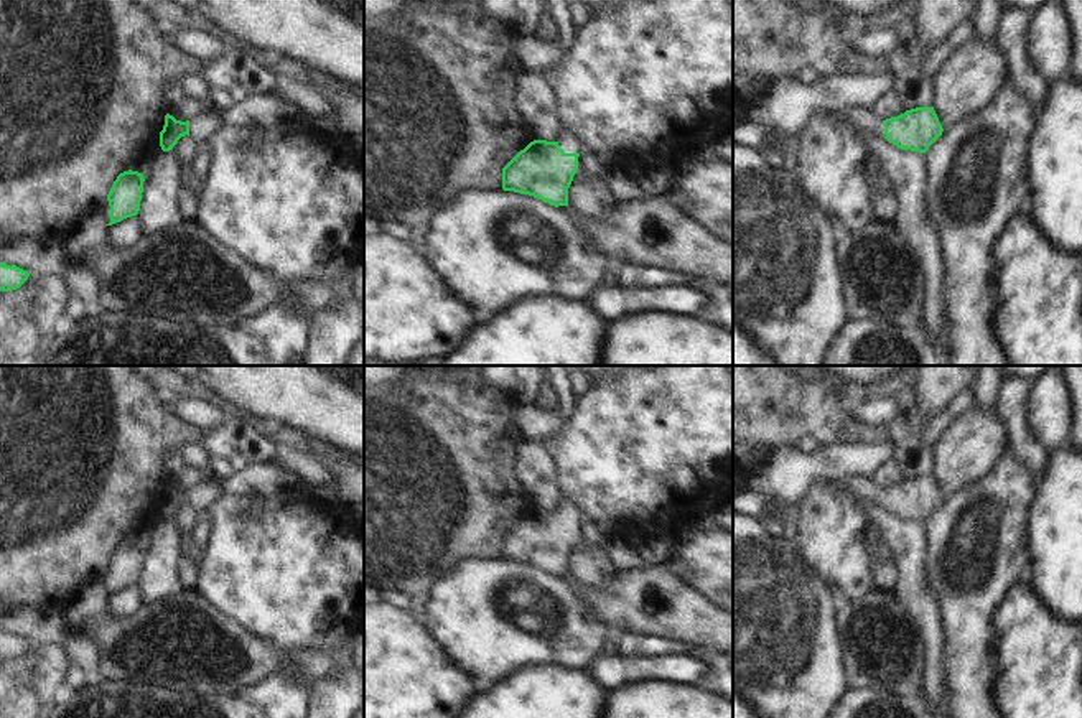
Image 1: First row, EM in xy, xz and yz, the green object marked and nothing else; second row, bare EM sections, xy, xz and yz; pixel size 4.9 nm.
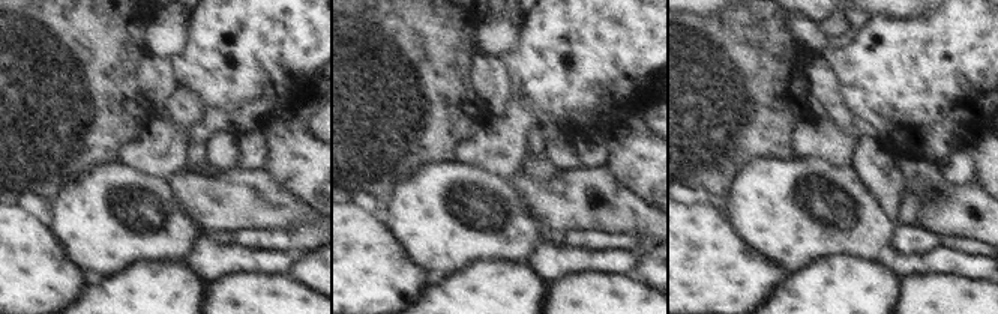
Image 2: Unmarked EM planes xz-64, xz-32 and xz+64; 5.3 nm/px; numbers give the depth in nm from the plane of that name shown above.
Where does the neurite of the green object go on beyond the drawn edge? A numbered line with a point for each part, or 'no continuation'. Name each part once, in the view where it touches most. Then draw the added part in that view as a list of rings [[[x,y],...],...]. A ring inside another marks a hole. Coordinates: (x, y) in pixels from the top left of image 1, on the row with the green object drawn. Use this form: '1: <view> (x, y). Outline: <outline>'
1: xz (568, 142). Outline: [[[562,128],[558,137],[557,137],[557,142],[565,153],[585,152],[581,140],[571,130]]]

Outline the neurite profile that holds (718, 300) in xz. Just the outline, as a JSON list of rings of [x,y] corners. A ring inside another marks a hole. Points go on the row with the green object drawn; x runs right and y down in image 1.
[[[733,283],[711,285],[705,305],[693,316],[733,333]]]

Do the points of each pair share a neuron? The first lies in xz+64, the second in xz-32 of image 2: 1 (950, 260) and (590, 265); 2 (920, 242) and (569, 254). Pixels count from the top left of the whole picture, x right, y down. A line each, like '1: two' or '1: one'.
1: one
2: two

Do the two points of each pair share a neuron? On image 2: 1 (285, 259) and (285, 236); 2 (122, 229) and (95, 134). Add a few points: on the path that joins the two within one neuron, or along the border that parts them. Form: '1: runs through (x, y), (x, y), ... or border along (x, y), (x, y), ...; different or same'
1: border along (251, 248), (281, 250), (296, 254); different
2: border along (116, 160), (96, 163), (72, 181); different

